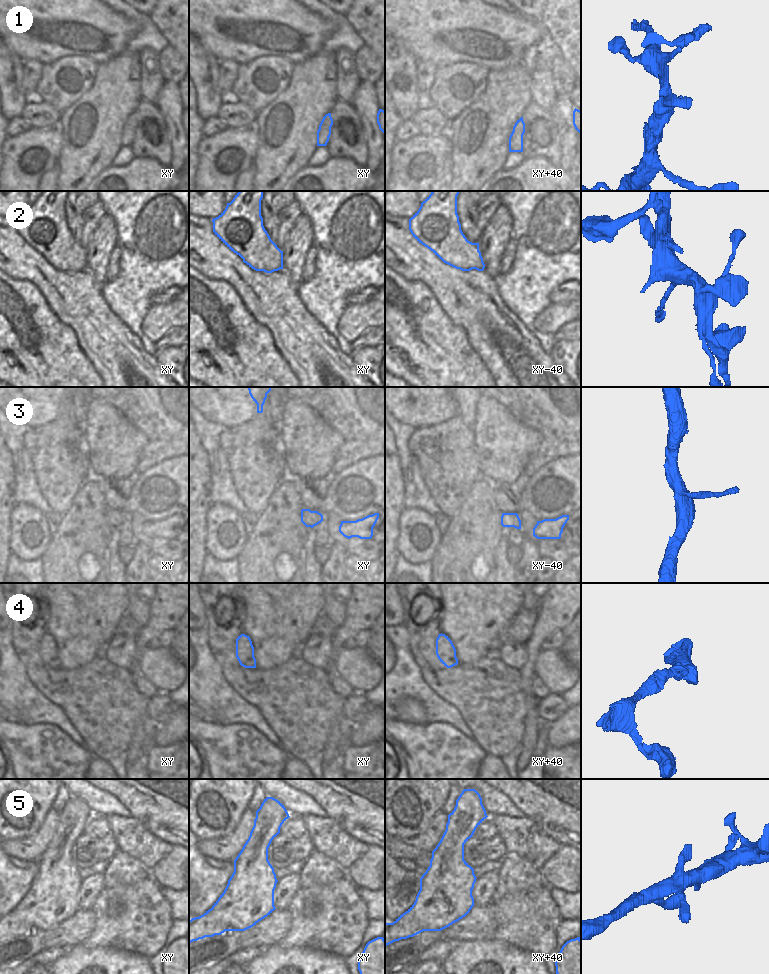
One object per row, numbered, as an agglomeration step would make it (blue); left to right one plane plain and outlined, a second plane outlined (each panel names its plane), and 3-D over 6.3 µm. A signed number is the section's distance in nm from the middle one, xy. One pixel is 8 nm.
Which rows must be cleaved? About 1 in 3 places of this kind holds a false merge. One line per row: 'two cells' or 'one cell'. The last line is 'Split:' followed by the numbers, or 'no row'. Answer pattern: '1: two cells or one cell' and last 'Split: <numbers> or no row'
1: one cell
2: two cells
3: two cells
4: one cell
5: one cell
Split: 2, 3

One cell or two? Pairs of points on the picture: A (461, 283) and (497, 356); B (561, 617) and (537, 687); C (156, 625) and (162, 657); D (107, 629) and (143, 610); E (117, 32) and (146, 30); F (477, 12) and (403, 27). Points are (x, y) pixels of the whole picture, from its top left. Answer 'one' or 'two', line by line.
A: one
B: two
C: two
D: two
E: two
F: one

